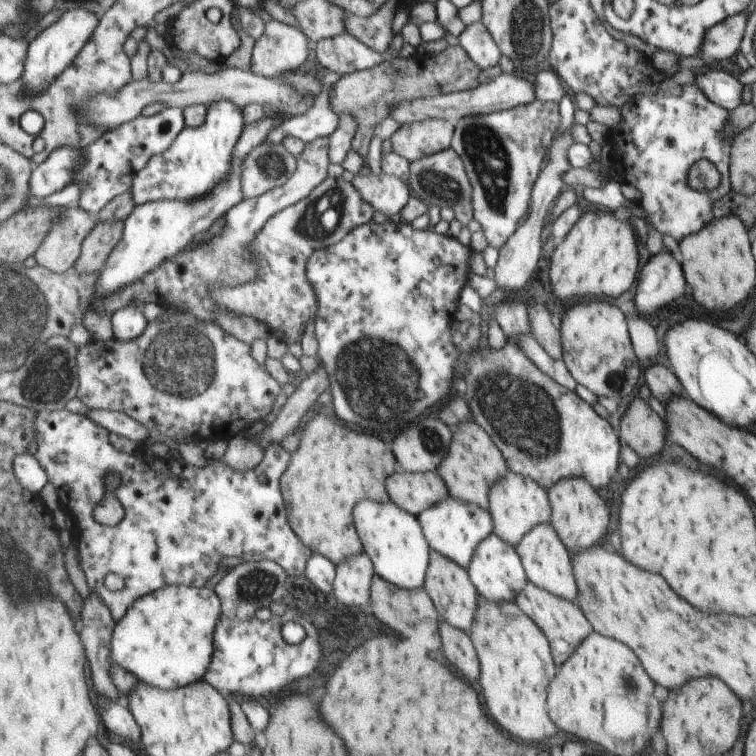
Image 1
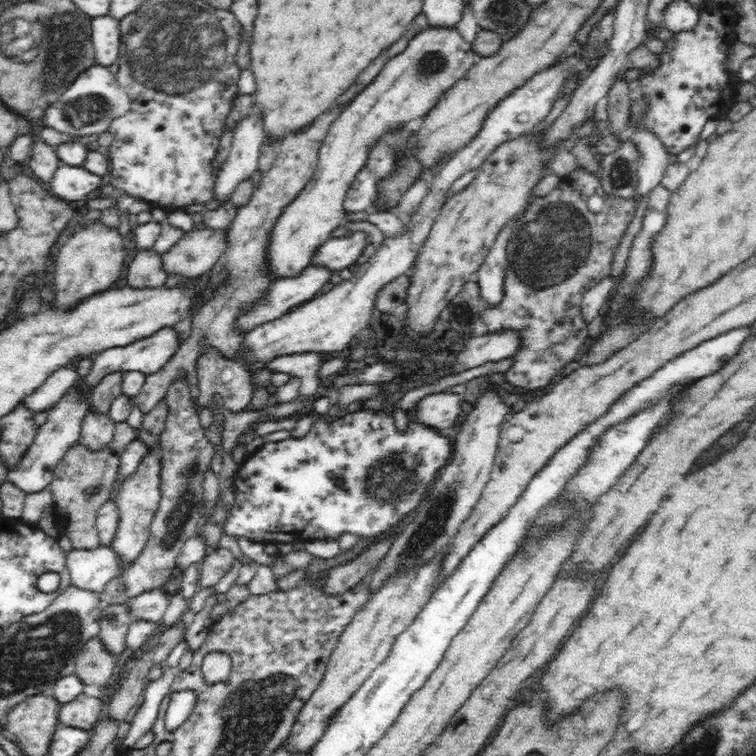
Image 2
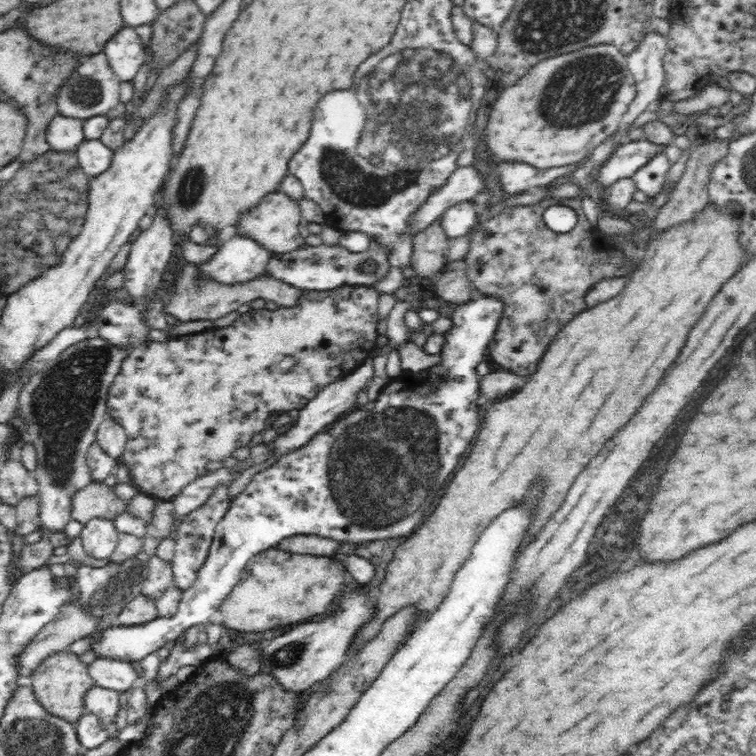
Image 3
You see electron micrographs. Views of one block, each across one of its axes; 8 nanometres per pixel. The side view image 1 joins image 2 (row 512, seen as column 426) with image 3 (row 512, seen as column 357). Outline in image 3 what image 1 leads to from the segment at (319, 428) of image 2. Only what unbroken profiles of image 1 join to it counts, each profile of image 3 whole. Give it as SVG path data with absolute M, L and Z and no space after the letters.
M485 295L477 301L458 305L453 312L450 328L441 334L444 342L439 352L440 361L428 369L408 373L414 384L412 392L398 390L400 376L389 378L381 388L378 398L374 400L372 410L352 410L326 430L316 434L306 447L278 459L276 463L255 474L243 492L230 503L223 520L218 522L206 560L199 568L194 584L183 591L177 611L171 617L156 617L144 624L106 627L92 633L89 635L89 650L96 659L138 665L166 642L176 640L190 626L204 626L240 582L249 560L289 536L305 534L347 544L349 551L343 562L346 571L350 572L358 585L365 585L370 581L374 576L374 560L363 552L367 544L374 540L402 538L412 534L424 522L446 480L450 480L450 474L466 456L462 452L466 452L474 442L480 426L478 412L482 410L476 406L480 394L476 366L484 360L502 309L497 298L487 298Z

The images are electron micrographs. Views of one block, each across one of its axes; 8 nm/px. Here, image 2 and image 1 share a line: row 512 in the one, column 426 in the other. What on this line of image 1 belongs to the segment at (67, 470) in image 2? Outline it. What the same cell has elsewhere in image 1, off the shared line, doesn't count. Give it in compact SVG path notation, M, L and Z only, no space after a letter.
M447 46L433 56L412 56L409 58L389 57L374 68L342 75L335 83L332 95L329 95L329 108L335 116L349 114L355 123L355 134L351 138L350 150L363 161L374 134L374 126L389 116L391 106L401 102L411 102L421 98L447 95L478 86L477 76L480 70L469 60L461 46Z

